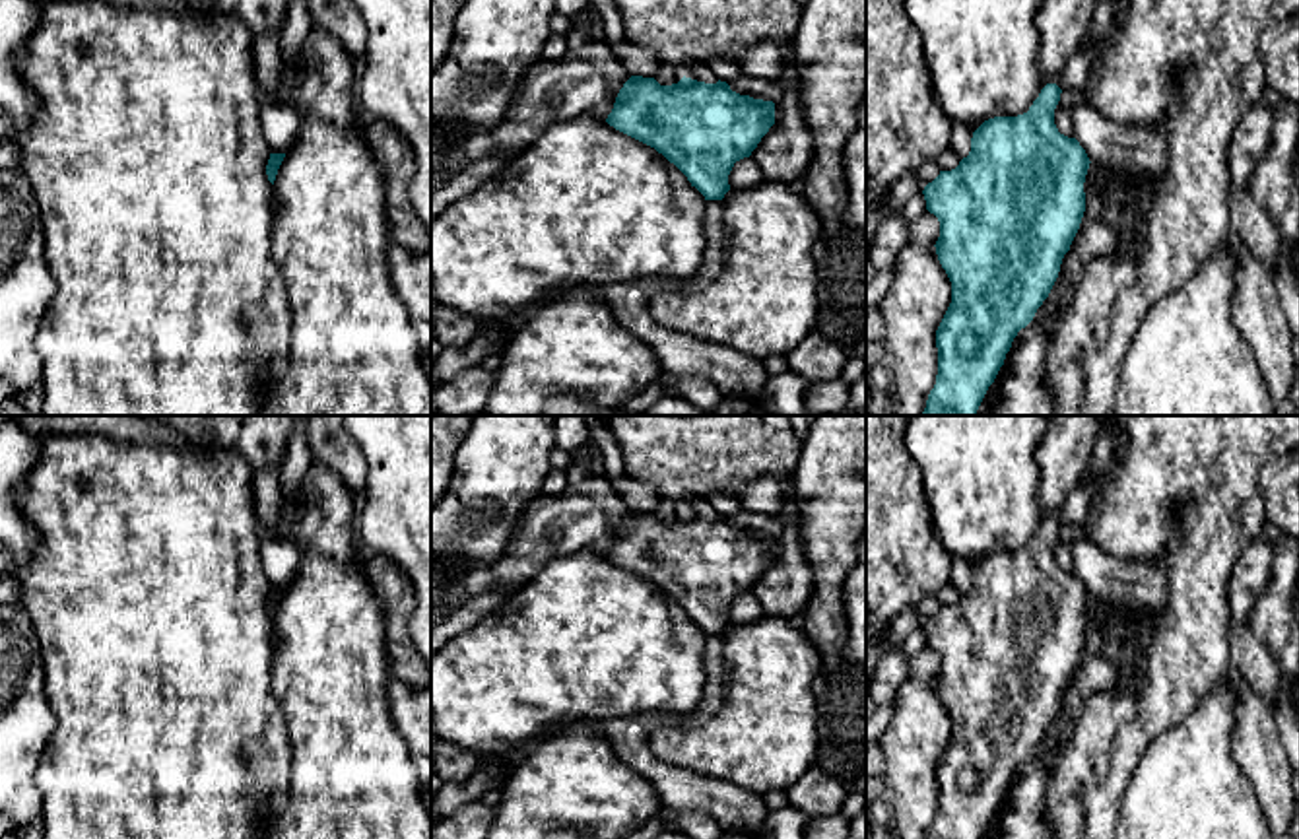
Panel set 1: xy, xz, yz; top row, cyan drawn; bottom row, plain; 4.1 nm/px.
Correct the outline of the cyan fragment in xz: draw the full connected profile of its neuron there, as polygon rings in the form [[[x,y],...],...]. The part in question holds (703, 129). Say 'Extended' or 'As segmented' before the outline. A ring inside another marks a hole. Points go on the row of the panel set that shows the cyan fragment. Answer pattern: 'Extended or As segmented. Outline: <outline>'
As segmented. Outline: [[[631,76],[606,122],[662,153],[705,200],[722,200],[734,163],[749,157],[775,124],[775,103],[740,95],[720,80],[705,84],[683,76],[678,84],[660,85],[654,78]]]

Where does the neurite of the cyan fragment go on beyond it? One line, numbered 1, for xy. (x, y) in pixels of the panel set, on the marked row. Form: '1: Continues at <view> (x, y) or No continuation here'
1: No continuation here

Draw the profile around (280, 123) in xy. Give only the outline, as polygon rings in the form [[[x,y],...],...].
[[[266,97],[260,109],[260,124],[272,153],[287,153],[303,126],[303,113]]]

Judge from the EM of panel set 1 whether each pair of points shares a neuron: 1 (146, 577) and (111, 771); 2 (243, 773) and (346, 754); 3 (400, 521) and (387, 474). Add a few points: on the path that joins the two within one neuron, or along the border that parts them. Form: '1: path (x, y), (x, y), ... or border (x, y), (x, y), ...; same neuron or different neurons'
1: path (146, 626), (146, 665), (140, 671), (140, 723); same neuron
2: border (286, 719), (290, 777), (270, 797), (268, 805); different neurons
3: path (400, 509), (399, 486); same neuron

